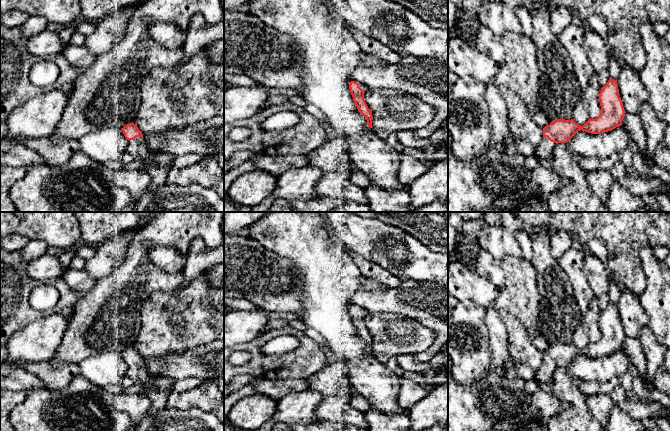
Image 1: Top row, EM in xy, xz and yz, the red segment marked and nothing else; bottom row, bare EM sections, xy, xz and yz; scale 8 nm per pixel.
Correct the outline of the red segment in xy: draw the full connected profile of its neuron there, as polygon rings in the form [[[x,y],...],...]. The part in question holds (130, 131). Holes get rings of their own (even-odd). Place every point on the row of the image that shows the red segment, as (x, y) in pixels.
[[[133,122],[125,125],[121,129],[127,139],[127,152],[130,153],[134,159],[143,159],[150,154],[149,147],[143,139],[142,132]]]

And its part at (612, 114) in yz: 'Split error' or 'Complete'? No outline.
Split error

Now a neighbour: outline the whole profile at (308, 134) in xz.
[[[291,102],[281,105],[268,105],[262,113],[231,123],[224,123],[224,160],[242,150],[270,156],[308,155],[324,145],[330,138],[321,122],[303,107]],[[278,112],[295,112],[299,122],[284,130],[268,131],[263,128],[264,121]],[[237,127],[250,130],[250,136],[242,141],[230,139],[230,132]]]

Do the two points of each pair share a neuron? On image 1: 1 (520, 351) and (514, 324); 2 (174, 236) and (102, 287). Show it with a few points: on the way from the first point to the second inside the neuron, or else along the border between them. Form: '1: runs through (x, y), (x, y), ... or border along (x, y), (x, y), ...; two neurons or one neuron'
1: runs through (520, 344), (516, 331); one neuron
2: runs through (152, 236), (138, 241), (137, 258), (124, 271); one neuron

